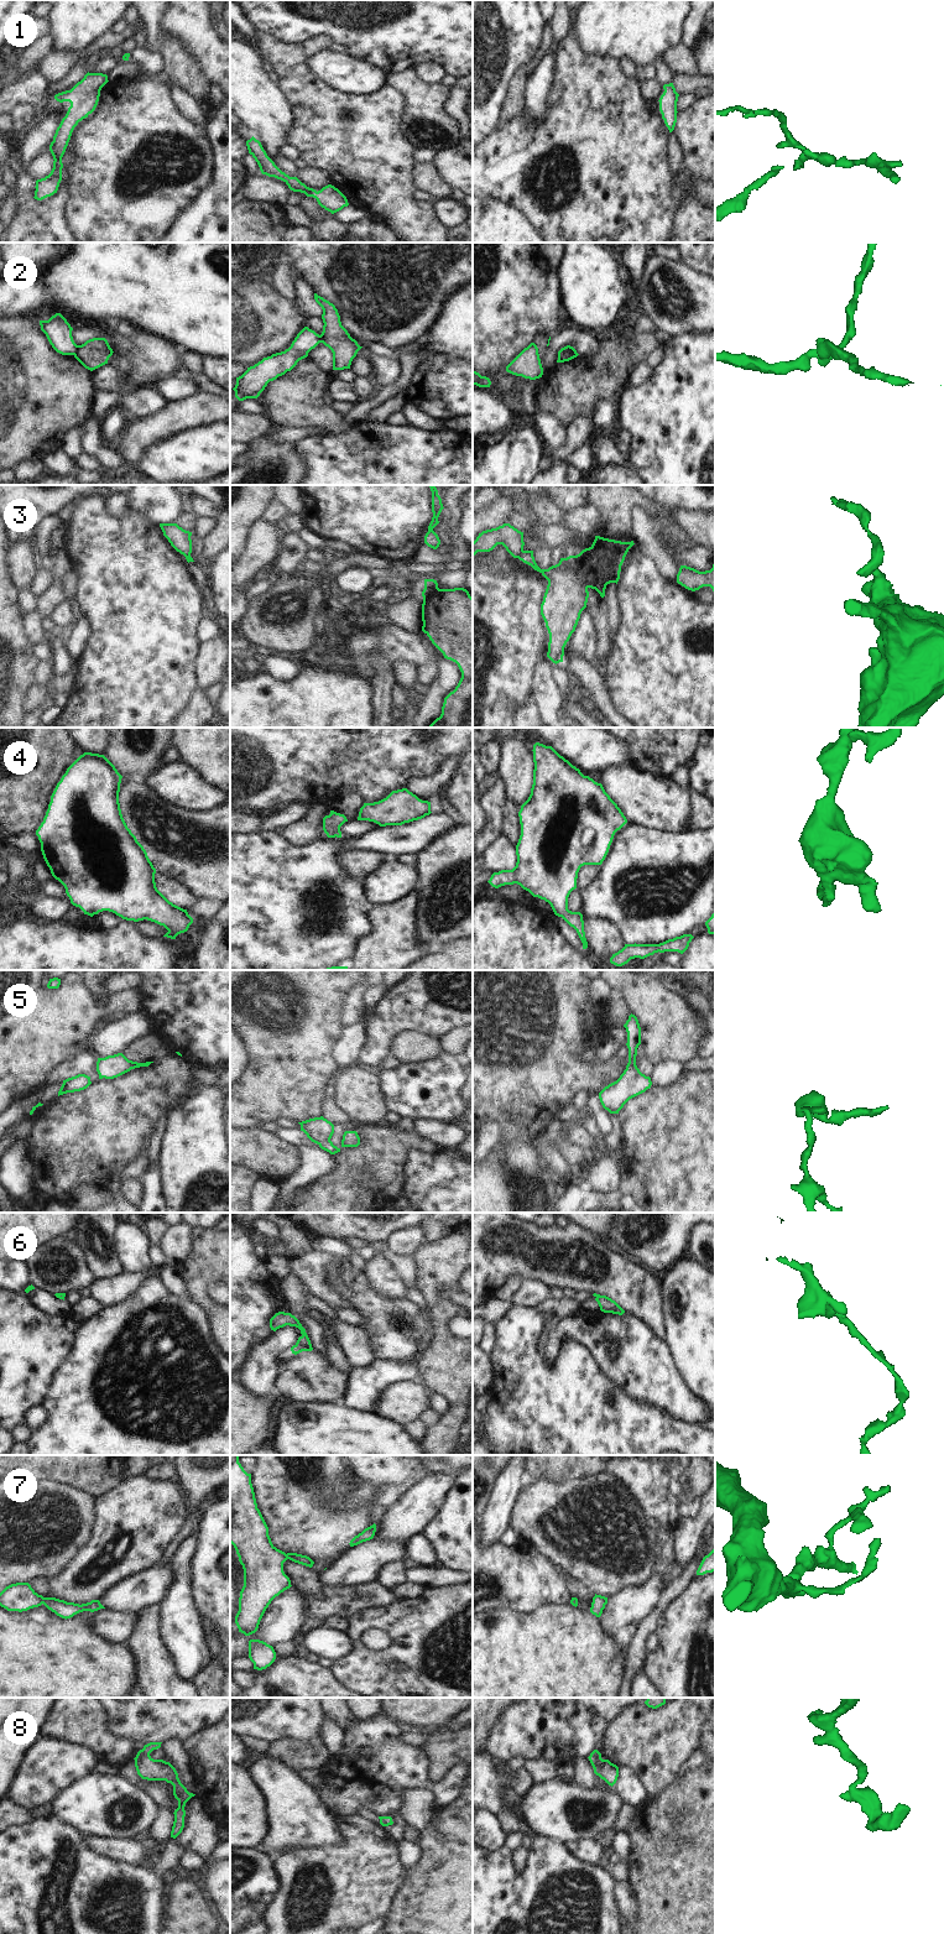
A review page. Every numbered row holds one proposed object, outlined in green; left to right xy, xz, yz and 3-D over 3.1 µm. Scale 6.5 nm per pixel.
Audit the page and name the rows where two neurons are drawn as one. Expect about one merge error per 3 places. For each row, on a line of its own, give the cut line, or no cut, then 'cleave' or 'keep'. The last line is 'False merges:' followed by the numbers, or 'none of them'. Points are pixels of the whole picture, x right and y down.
1: cut none; keep
2: cut xy (78, 345), (73, 354); cleave
3: cut yz (523, 551), (517, 557); cleave
4: cut none; keep
5: cut none; keep
6: cut none; keep
7: cut none; keep
8: cut none; keep
False merges: 2, 3

